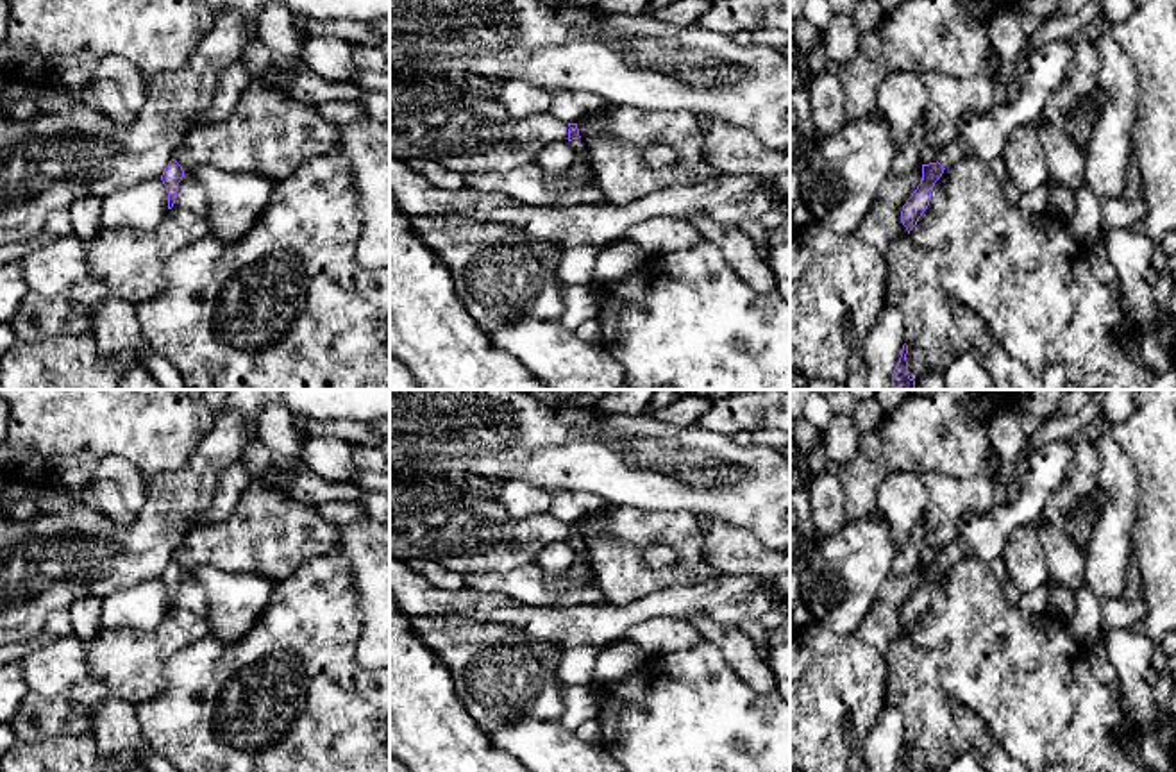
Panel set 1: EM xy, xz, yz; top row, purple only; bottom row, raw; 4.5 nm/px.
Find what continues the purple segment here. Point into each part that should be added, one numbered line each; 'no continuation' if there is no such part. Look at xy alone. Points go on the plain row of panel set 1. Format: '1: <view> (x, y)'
no continuation

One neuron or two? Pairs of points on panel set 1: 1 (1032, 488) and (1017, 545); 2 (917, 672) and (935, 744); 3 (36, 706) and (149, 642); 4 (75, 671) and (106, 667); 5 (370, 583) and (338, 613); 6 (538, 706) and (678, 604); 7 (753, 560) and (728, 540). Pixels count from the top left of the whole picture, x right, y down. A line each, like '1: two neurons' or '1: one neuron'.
1: two neurons
2: one neuron
3: one neuron
4: two neurons
5: two neurons
6: two neurons
7: one neuron

